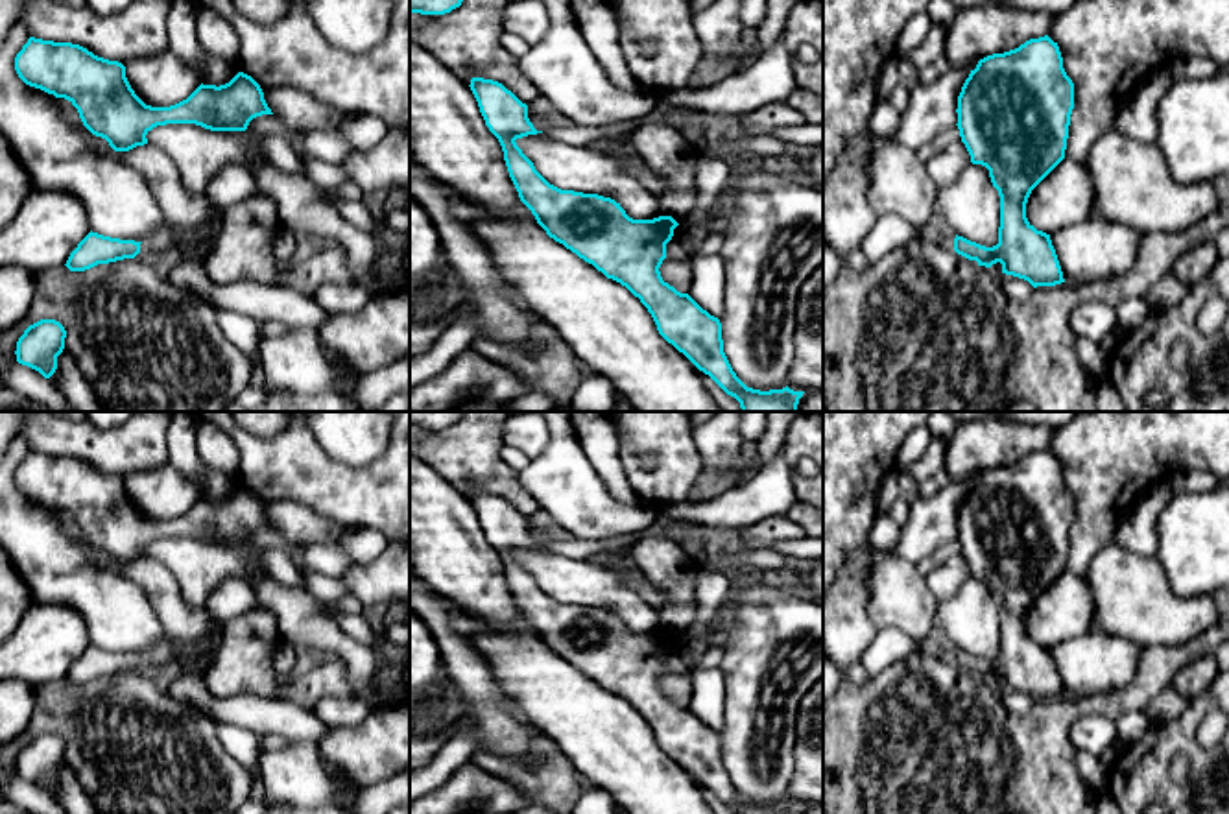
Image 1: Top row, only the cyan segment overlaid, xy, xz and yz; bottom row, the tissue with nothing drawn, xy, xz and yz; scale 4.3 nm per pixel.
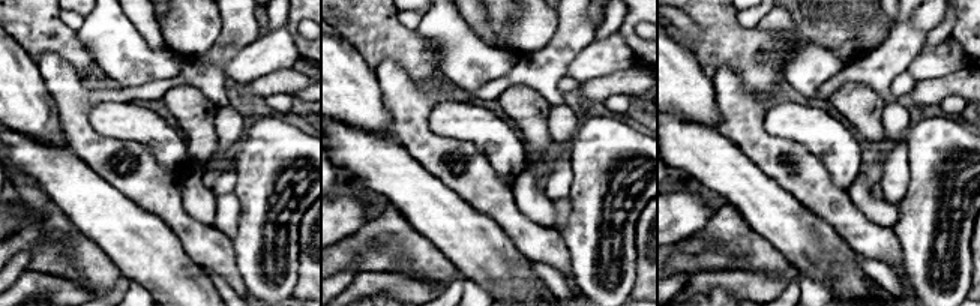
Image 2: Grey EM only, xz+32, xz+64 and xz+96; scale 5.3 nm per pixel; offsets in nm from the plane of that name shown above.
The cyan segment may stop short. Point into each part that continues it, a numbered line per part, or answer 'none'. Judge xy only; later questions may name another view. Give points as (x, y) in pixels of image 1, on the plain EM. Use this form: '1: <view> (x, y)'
1: xy (161, 663)

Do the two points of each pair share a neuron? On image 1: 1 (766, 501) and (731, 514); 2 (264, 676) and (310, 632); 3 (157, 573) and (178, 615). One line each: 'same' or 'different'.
1: same
2: different
3: same

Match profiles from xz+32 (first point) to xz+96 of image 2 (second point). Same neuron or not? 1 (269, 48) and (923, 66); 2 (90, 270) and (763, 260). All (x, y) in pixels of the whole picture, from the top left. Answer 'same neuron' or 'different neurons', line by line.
1: same neuron
2: same neuron

